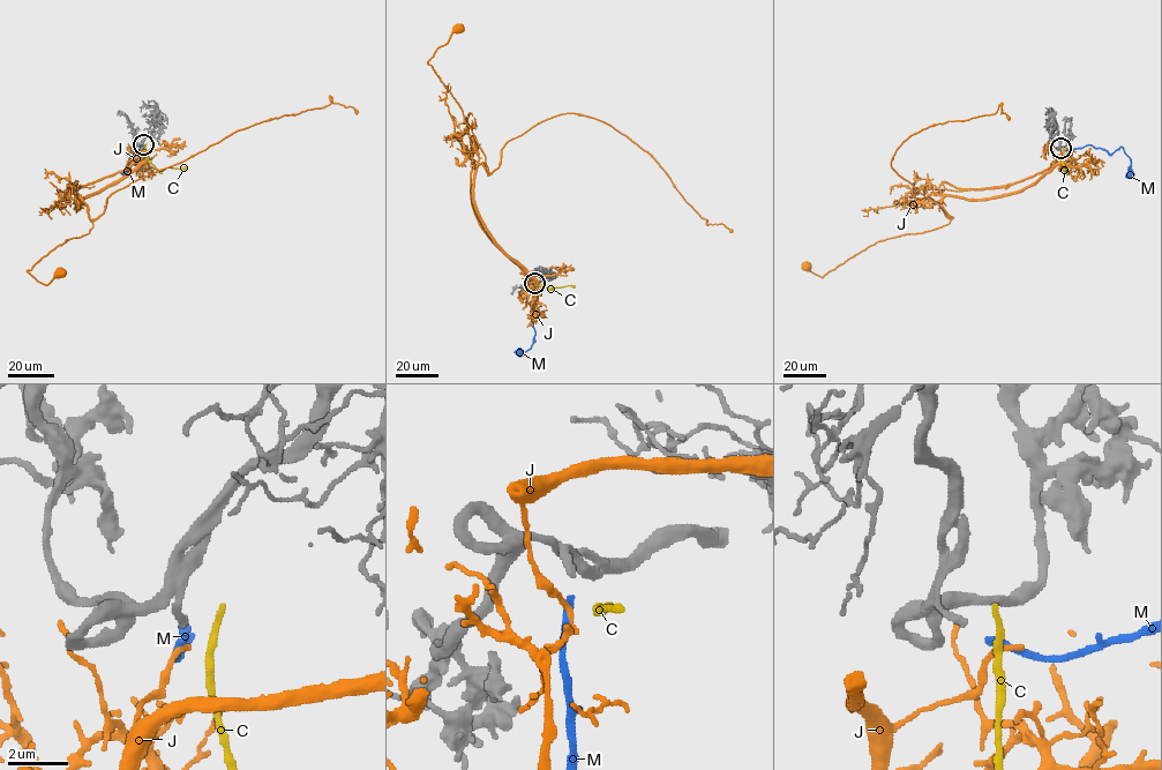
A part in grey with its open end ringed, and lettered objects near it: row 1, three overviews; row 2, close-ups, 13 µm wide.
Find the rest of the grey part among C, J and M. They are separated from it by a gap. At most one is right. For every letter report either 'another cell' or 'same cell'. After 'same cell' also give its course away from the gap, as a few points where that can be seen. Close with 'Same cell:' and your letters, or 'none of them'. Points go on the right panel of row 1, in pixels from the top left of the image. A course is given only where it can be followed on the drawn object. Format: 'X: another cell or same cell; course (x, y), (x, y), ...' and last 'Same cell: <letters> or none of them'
C: another cell
J: another cell
M: same cell; course (1063, 149), (1092, 144), (1112, 154), (1122, 147), (1131, 162), (1129, 173)
Same cell: M

